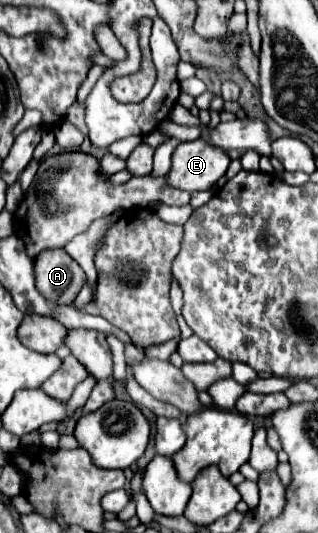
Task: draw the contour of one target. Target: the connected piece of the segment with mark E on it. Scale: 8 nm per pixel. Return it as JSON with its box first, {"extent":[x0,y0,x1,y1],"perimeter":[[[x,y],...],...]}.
{"extent":[167,139,231,193],"perimeter":[[[203,139],[179,143],[173,153],[173,167],[167,181],[169,185],[189,193],[205,191],[225,175],[229,163],[231,159],[223,149],[213,147]]]}

